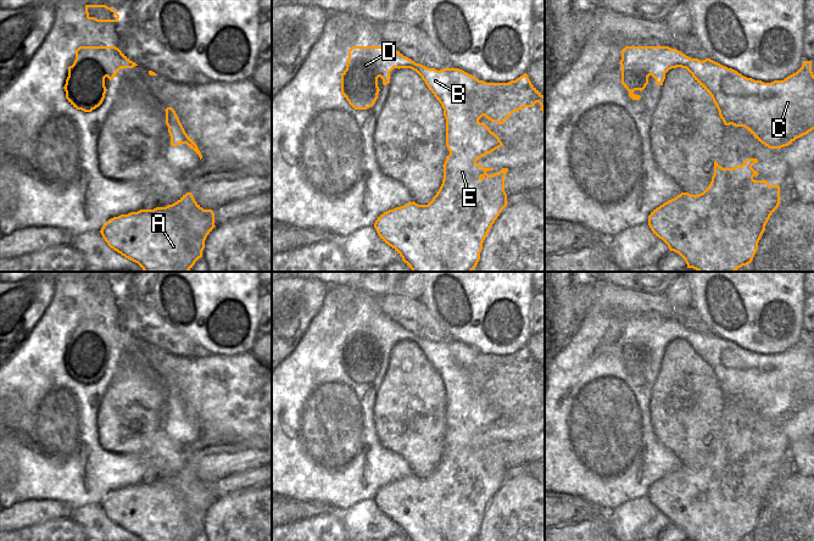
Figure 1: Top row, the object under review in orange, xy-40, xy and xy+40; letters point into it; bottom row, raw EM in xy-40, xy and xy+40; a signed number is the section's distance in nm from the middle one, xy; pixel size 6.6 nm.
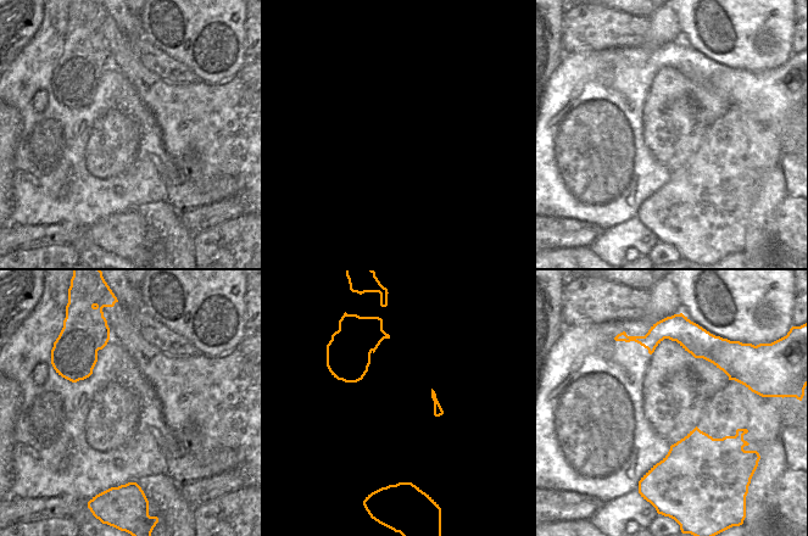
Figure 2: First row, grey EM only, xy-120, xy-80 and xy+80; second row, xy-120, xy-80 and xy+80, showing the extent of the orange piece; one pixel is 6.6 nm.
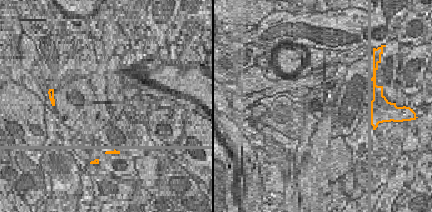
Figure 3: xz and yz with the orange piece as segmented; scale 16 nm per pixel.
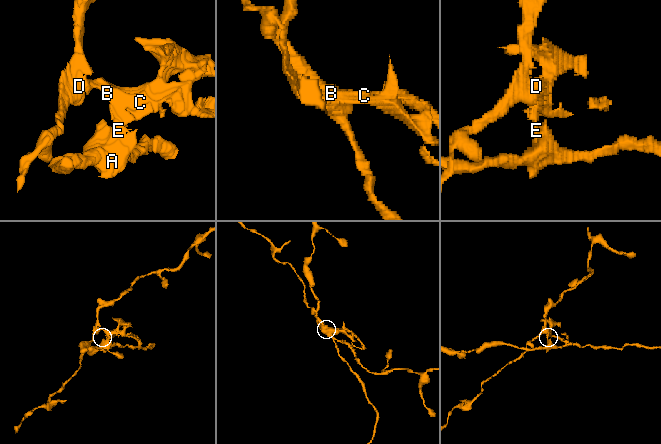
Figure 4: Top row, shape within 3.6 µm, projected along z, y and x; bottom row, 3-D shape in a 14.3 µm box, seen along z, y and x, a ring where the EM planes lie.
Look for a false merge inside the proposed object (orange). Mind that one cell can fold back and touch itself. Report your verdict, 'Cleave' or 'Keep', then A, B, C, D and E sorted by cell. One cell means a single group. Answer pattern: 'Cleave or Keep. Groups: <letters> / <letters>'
Cleave. Groups: A E / B C D.

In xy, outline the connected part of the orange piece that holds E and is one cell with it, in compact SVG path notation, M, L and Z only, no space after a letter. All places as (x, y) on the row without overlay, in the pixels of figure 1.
M467 426L446 429L442 440L442 457L428 478L408 475L384 485L374 496L380 512L391 519L409 541L475 541L490 501L508 476L504 464L504 450L508 441L502 441L498 446L489 448L486 445L494 444L494 441L484 441L469 431Z

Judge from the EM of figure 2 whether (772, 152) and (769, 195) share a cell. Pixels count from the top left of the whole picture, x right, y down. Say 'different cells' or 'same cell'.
different cells

